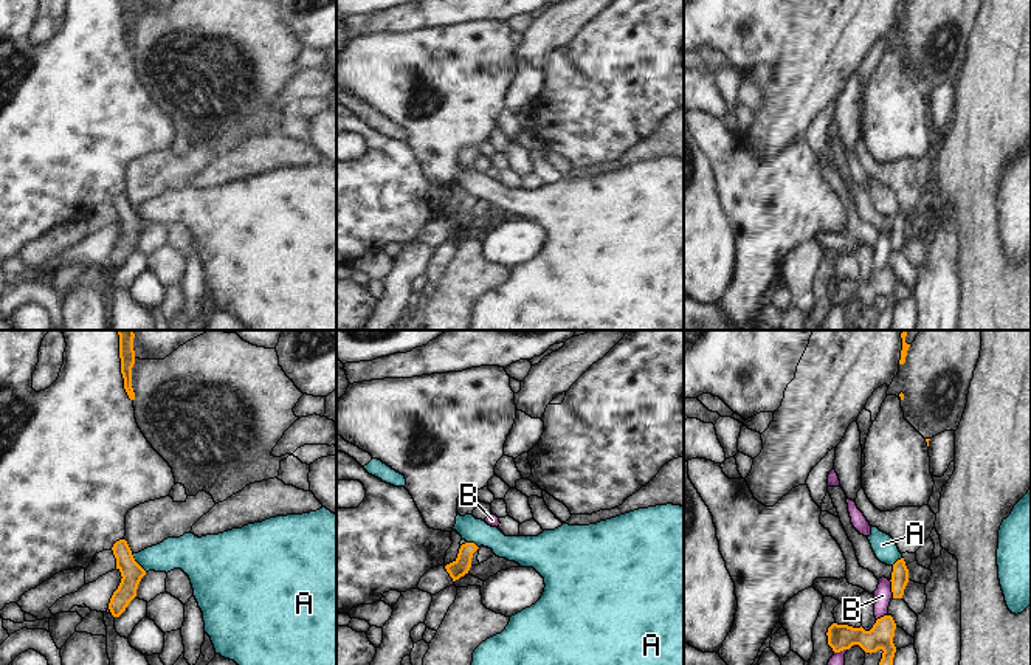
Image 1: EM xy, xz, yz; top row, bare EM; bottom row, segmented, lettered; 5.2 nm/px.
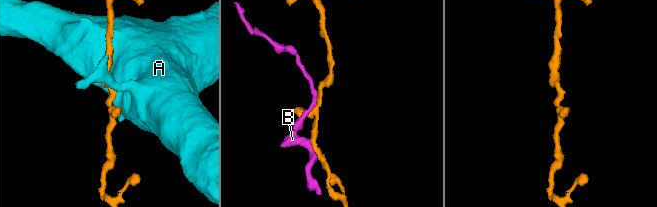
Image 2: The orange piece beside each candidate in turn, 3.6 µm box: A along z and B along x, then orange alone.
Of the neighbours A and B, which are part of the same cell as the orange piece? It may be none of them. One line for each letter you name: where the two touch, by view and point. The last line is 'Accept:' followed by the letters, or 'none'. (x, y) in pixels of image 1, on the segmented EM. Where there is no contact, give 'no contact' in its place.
Accept: none

